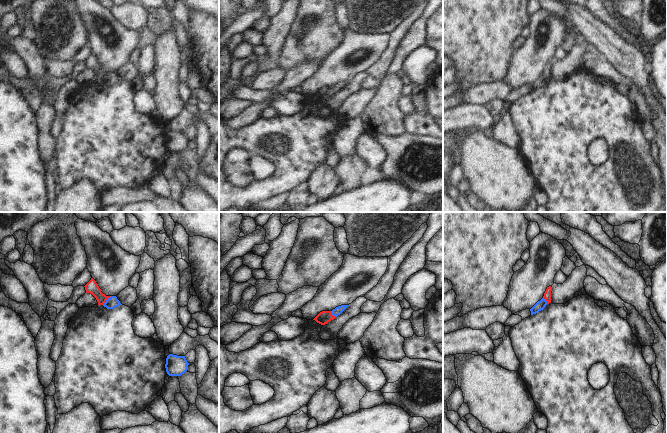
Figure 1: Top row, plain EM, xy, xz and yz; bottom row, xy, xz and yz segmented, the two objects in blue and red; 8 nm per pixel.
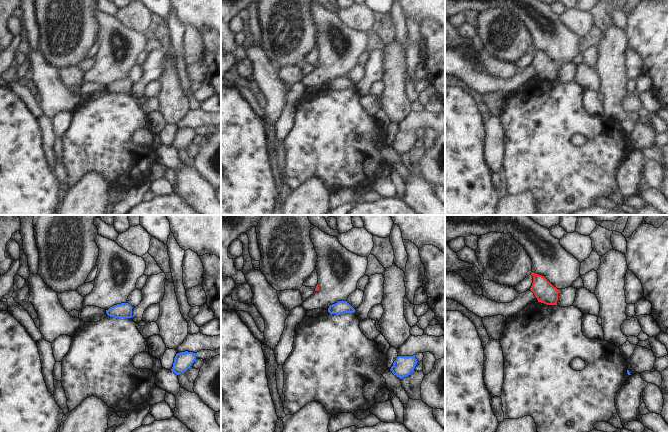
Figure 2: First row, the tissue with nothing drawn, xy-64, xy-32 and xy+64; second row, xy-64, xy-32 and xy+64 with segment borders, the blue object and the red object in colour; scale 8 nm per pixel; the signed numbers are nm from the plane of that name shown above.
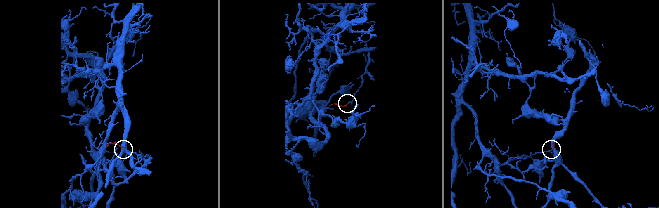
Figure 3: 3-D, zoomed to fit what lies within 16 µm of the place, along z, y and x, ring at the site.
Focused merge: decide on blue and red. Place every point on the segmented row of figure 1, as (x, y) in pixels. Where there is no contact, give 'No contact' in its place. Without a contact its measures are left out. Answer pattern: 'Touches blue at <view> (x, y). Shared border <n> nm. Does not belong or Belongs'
Touches blue at xy (106, 300). Shared border 100 nm. Belongs

